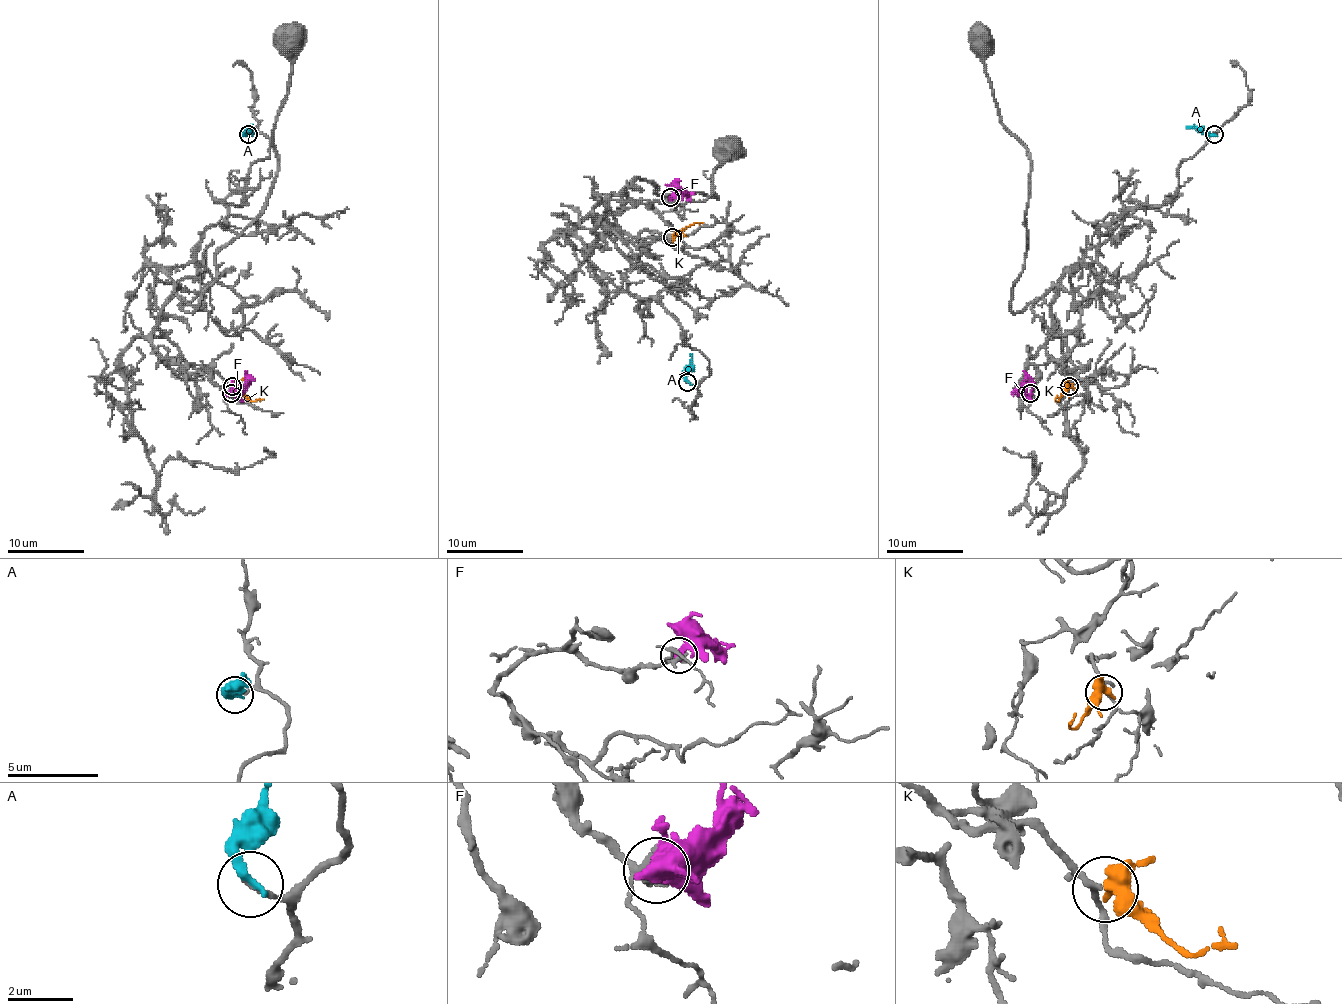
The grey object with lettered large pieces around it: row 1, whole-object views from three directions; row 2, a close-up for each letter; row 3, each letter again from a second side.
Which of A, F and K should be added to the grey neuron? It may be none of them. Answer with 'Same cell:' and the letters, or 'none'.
Same cell: K

